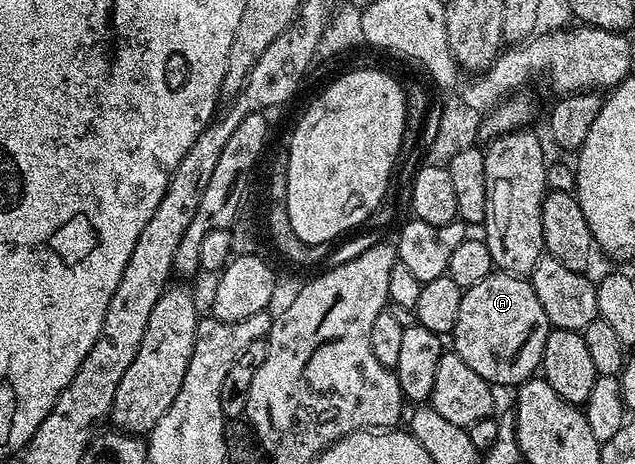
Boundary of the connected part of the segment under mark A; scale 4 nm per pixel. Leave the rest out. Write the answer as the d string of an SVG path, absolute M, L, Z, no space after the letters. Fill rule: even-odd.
M494 271L483 283L475 283L475 287L462 292L459 315L451 334L451 349L490 386L516 387L541 369L550 328L530 282L512 273Z

